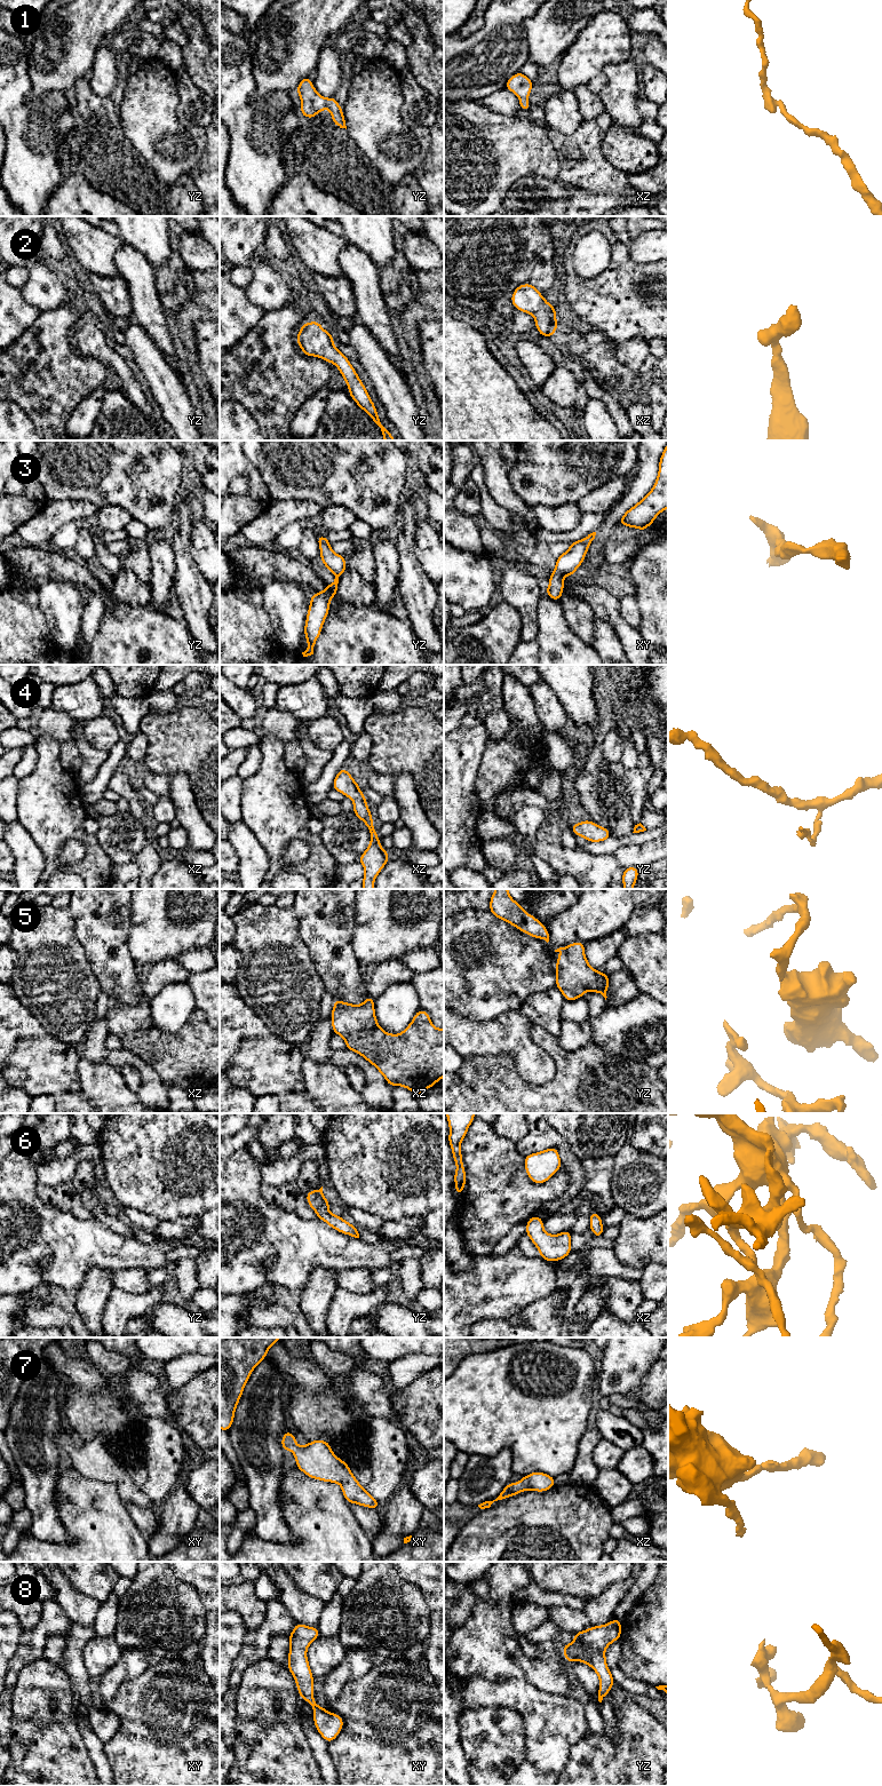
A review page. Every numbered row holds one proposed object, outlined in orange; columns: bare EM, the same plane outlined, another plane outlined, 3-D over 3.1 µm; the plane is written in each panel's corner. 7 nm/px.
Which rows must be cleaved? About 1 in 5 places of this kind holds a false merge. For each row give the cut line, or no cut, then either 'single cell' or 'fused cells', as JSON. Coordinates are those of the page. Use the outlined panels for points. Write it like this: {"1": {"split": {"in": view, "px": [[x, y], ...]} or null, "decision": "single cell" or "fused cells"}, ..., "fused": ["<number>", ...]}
{"1": {"split": null, "decision": "single cell"}, "2": {"split": null, "decision": "single cell"}, "3": {"split": null, "decision": "single cell"}, "4": {"split": null, "decision": "single cell"}, "5": {"split": null, "decision": "single cell"}, "6": {"split": null, "decision": "single cell"}, "7": {"split": null, "decision": "single cell"}, "8": {"split": null, "decision": "single cell"}, "fused": []}

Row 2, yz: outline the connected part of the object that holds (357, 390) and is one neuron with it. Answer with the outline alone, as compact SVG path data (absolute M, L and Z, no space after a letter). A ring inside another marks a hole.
M319 320L304 323L295 341L305 356L316 356L327 363L334 363L349 388L349 395L380 428L384 440L396 440L382 424L374 403L349 359L334 346L333 334L325 331Z

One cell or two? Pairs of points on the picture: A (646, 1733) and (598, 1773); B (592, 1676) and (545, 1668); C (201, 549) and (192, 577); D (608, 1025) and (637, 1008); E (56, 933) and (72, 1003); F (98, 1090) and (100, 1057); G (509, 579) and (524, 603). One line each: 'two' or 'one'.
A: one
B: two
C: two
D: one
E: one
F: two
G: one

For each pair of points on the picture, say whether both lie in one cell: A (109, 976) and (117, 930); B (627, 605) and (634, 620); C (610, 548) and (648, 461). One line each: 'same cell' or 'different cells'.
A: same cell
B: same cell
C: different cells

